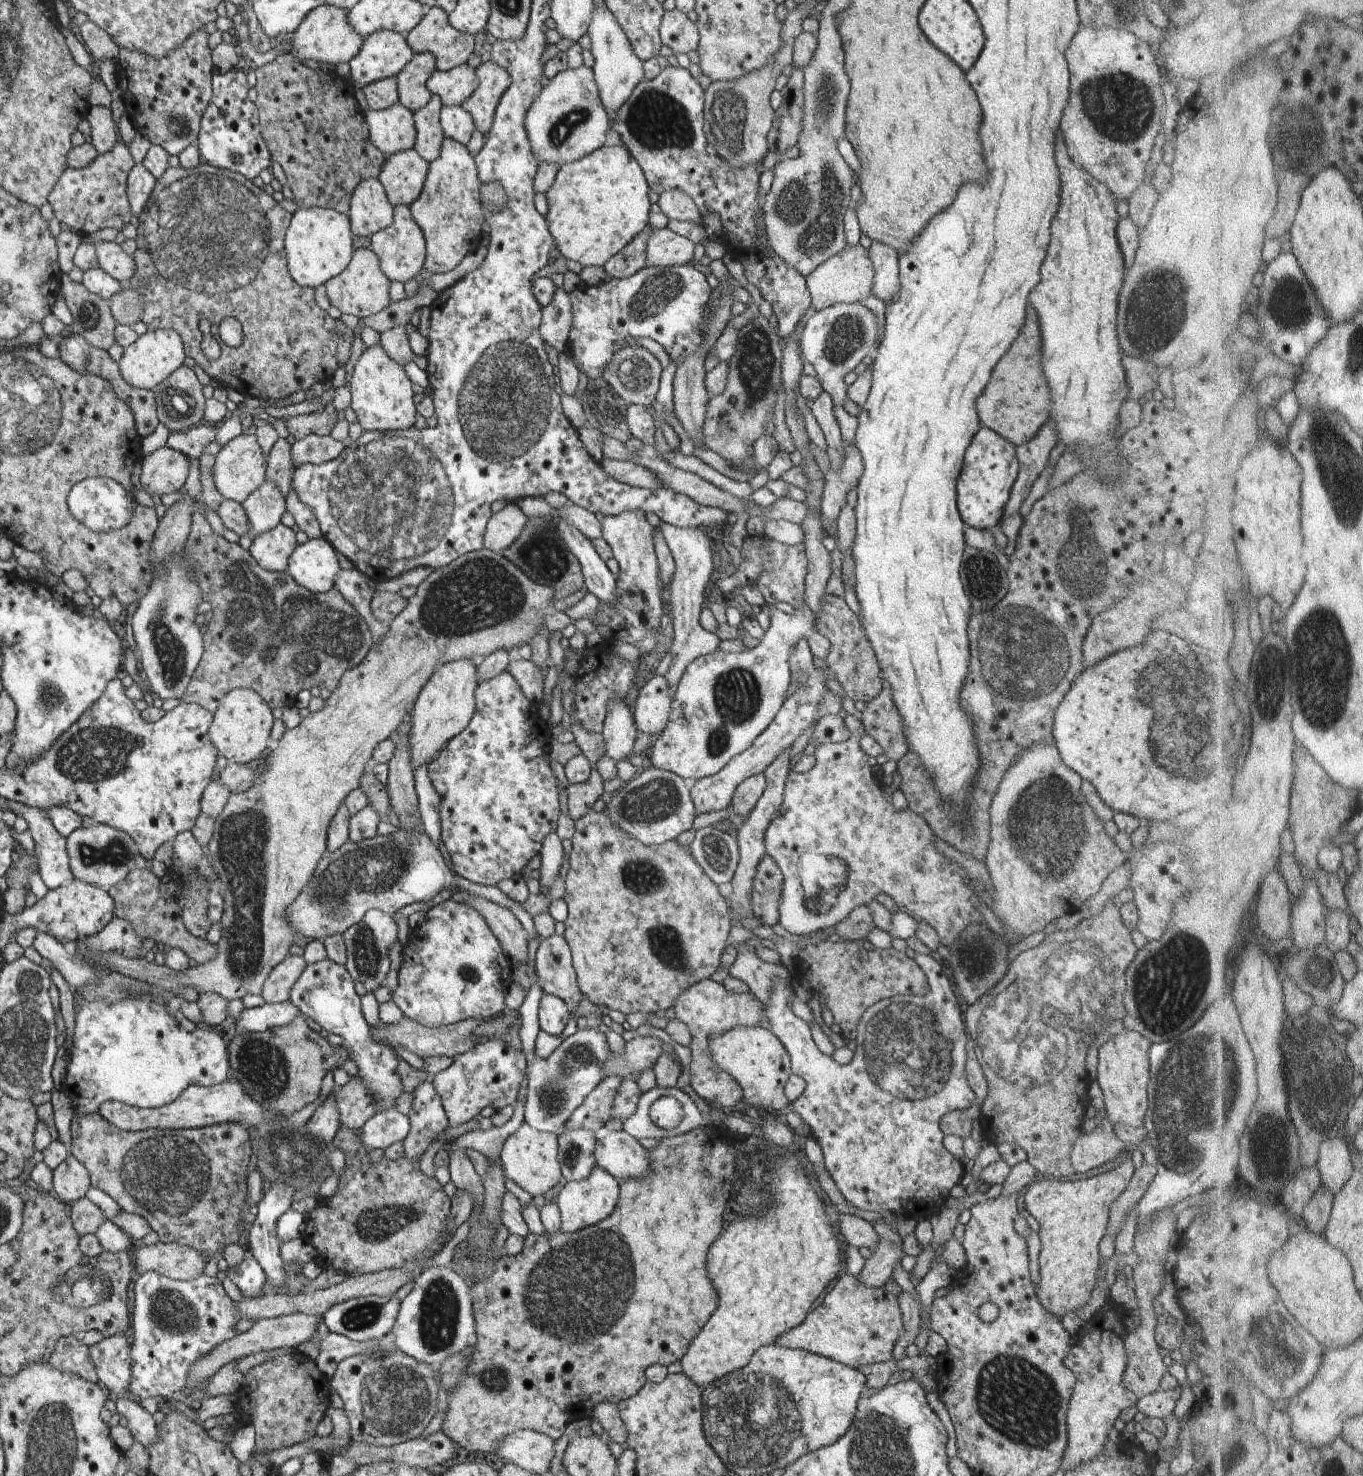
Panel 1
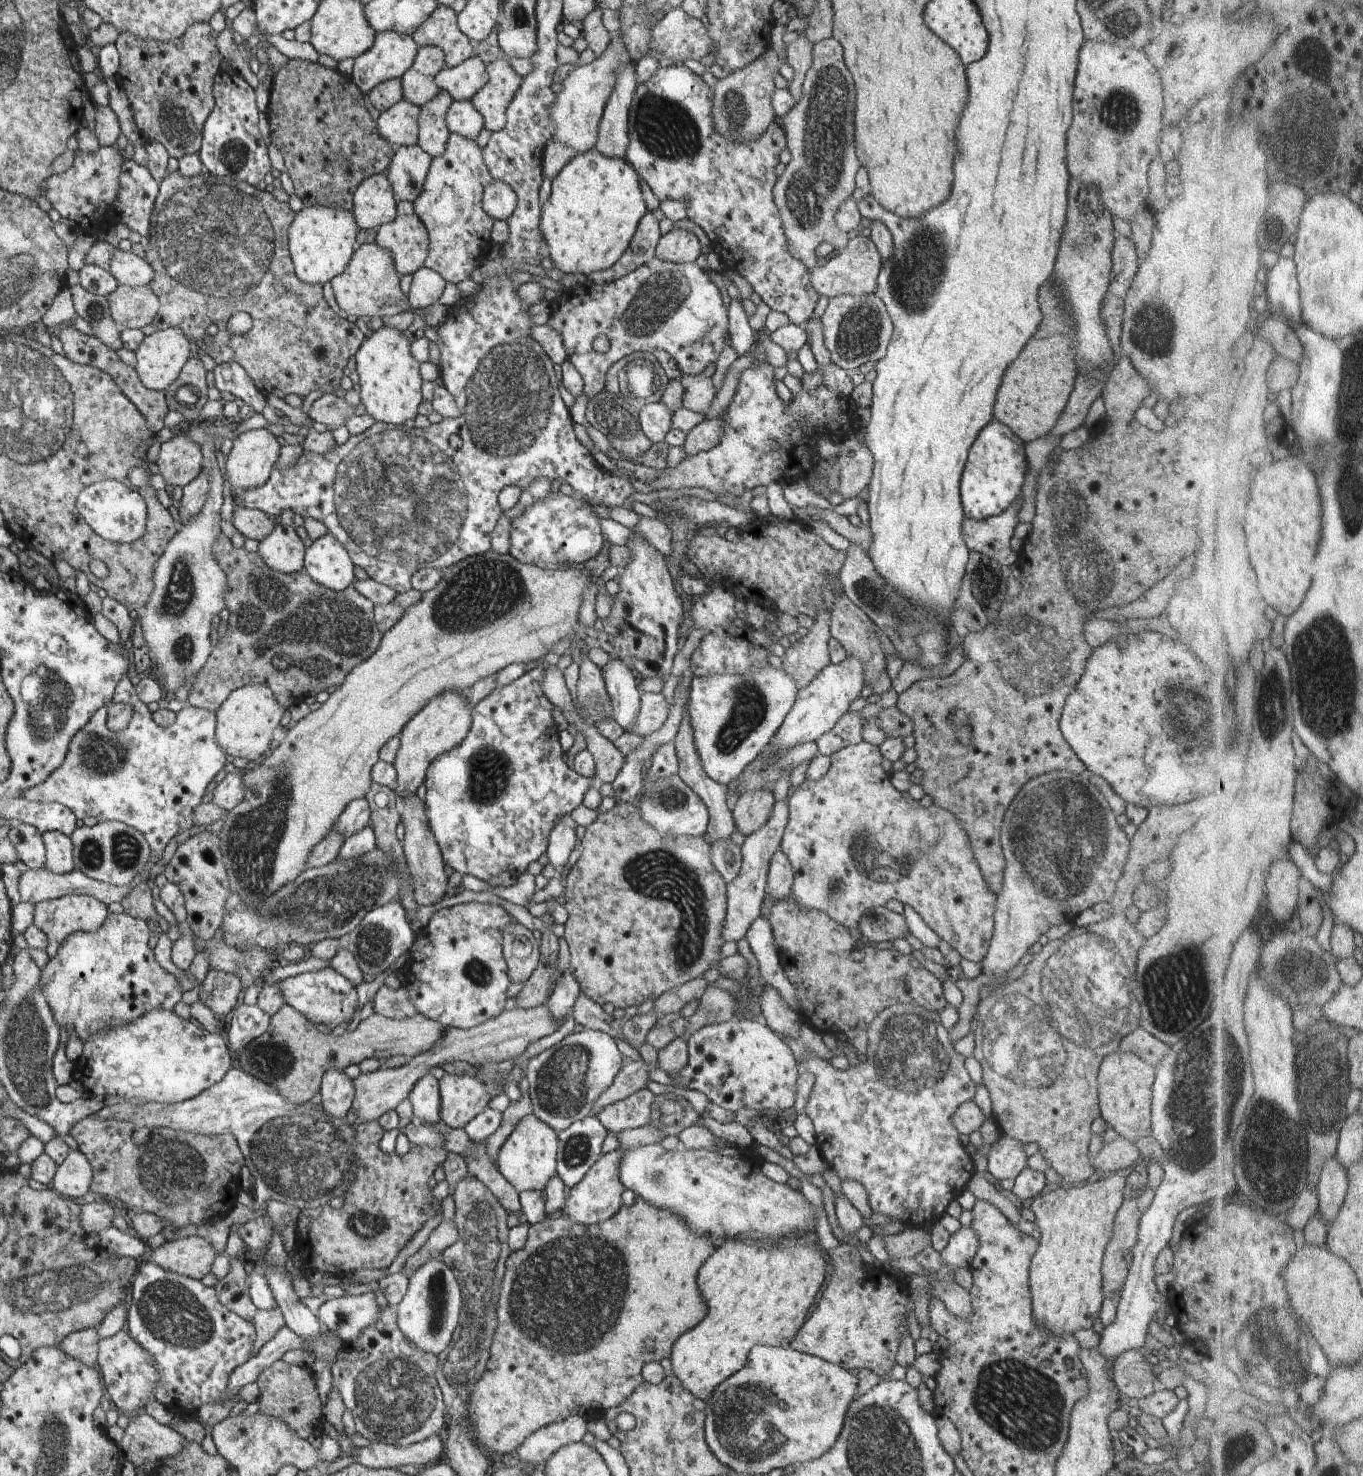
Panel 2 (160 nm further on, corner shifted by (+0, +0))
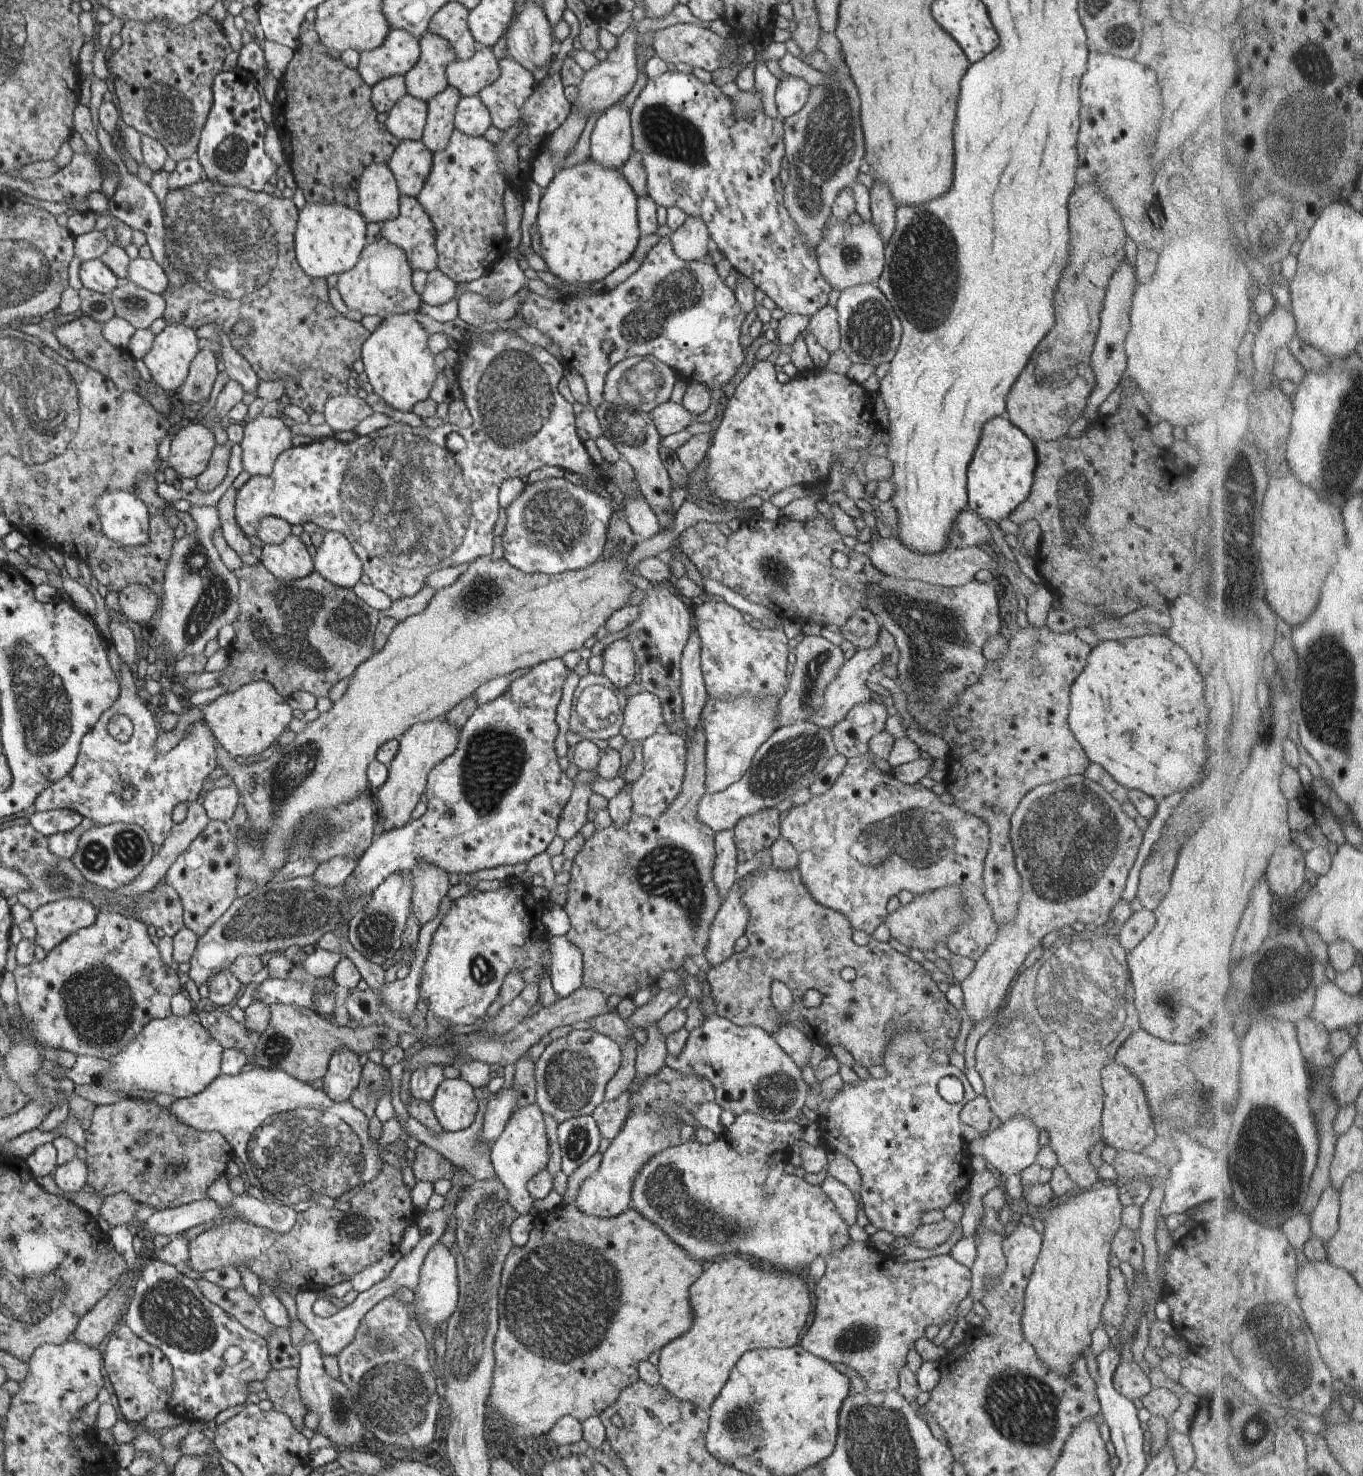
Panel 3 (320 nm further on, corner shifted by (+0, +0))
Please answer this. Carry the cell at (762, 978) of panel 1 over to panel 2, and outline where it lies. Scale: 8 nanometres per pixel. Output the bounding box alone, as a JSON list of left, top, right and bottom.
[757,983,801,1038]

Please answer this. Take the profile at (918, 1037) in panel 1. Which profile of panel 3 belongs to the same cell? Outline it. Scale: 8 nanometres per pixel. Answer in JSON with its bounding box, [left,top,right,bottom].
[817,1029,975,1237]

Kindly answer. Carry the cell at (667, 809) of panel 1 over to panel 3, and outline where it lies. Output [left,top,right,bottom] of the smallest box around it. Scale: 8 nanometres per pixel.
[696,721,836,834]

